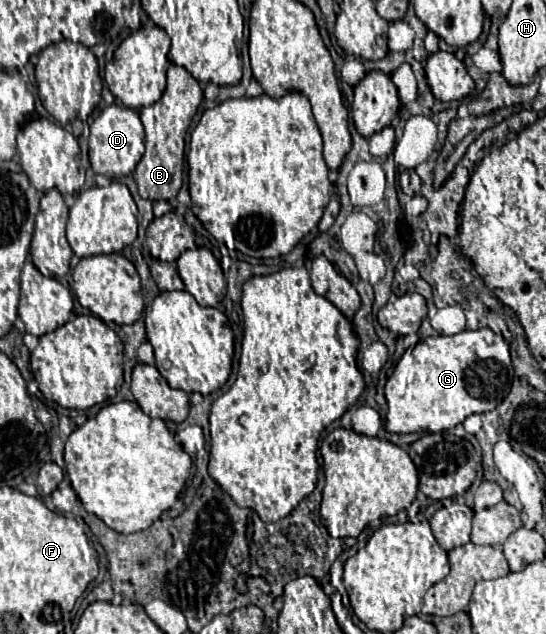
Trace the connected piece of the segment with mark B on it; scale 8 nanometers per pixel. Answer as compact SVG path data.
M170 66L168 84L162 98L150 108L140 110L140 120L146 130L146 152L136 166L138 192L146 200L174 200L184 182L184 136L202 102L200 84L186 72L186 68Z

